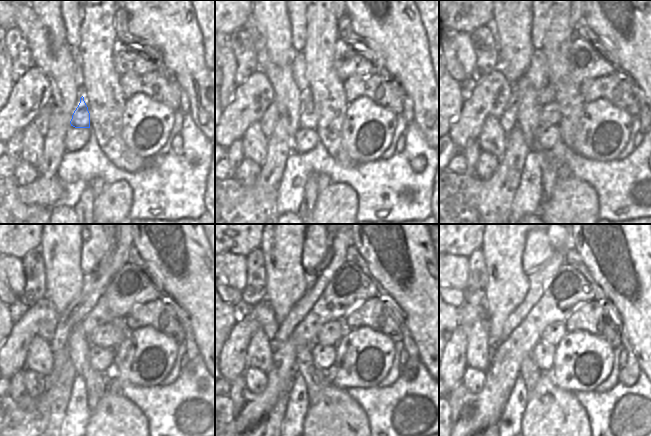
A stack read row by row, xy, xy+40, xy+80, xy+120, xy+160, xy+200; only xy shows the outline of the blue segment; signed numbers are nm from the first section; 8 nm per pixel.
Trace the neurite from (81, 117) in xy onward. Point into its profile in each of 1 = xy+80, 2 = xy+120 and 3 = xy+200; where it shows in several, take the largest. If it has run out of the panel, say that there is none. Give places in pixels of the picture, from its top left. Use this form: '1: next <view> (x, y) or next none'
1: next xy+80 (549, 114)
2: next xy+120 (105, 336)
3: next xy+200 (552, 334)

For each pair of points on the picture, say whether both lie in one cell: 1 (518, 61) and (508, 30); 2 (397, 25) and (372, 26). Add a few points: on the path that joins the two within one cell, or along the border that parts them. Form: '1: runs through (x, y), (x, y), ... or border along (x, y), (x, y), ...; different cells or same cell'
1: runs through (514, 53), (512, 38); same cell
2: runs through (391, 25), (378, 26); same cell

